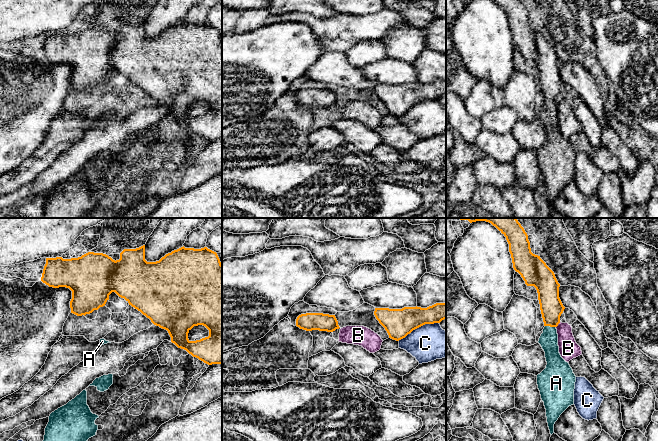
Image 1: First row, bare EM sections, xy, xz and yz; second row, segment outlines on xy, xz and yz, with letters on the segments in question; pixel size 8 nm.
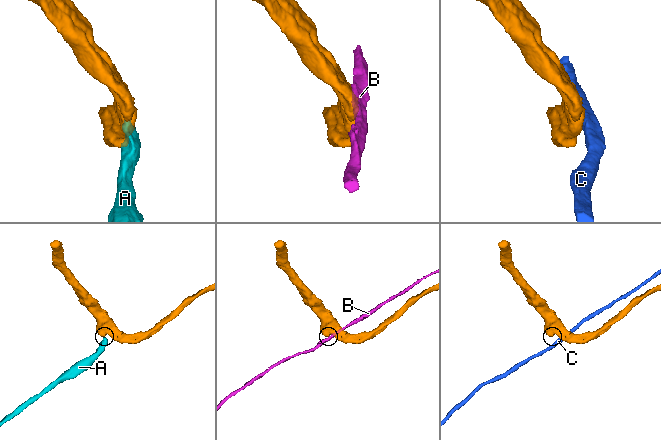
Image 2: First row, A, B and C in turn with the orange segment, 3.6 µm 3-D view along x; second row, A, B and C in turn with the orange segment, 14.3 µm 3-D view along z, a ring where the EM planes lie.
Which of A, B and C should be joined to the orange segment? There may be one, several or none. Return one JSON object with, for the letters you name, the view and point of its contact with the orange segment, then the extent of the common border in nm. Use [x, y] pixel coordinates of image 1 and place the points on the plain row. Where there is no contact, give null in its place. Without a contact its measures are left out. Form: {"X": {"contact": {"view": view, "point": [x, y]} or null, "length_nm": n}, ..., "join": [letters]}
{"A": {"contact": {"view": "yz", "point": [550, 102]}, "length_nm": 90}, "join": ["A"]}

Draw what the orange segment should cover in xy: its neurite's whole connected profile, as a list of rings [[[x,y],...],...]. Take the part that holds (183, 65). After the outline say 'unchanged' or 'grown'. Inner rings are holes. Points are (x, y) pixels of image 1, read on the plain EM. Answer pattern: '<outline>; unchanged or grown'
[[[145,21],[136,25],[124,25],[120,29],[120,35],[116,37],[106,30],[94,28],[71,35],[46,34],[41,57],[49,63],[69,64],[72,67],[71,89],[77,92],[85,92],[105,82],[109,71],[115,68],[129,81],[149,94],[154,101],[167,106],[171,118],[178,124],[186,126],[193,133],[208,141],[222,140],[222,40],[217,29],[207,23],[194,25],[183,22],[166,30],[156,38],[145,36]],[[198,101],[205,102],[209,106],[209,112],[190,117],[188,109]]]; unchanged

